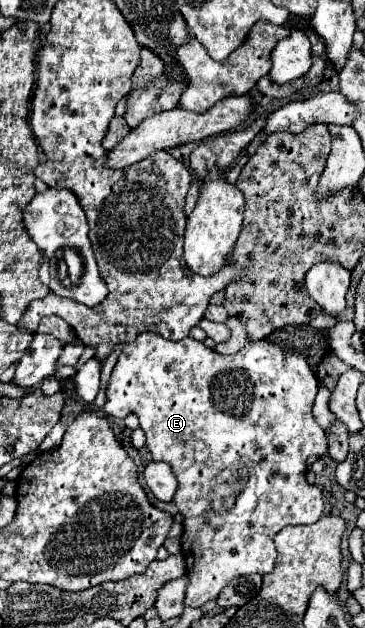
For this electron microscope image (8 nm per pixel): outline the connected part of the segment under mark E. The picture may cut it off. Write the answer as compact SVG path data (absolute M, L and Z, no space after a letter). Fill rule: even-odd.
M143 332L139 334L131 344L125 344L119 360L111 372L111 380L107 386L107 402L105 402L105 412L115 416L115 418L125 418L127 414L135 414L139 418L139 424L145 432L145 436L149 438L149 452L153 456L153 460L163 460L171 466L179 488L175 492L175 506L179 508L179 512L185 516L185 530L183 530L183 556L187 562L187 576L189 576L189 588L187 588L187 596L185 596L185 606L203 606L205 602L217 598L221 594L221 590L237 576L249 576L249 574L269 574L275 566L275 544L273 544L273 536L285 528L285 526L295 526L295 524L313 524L321 518L323 514L323 496L321 490L313 484L307 482L307 460L311 456L319 456L325 454L327 450L327 438L323 428L317 424L315 416L313 416L313 400L317 394L319 382L315 378L315 374L311 372L307 360L303 354L299 352L289 352L285 348L281 348L277 342L271 342L267 338L259 340L259 342L249 342L247 346L243 346L243 350L239 350L237 354L231 356L223 356L217 354L215 350L207 348L203 342L193 340L193 338L183 338L179 342L173 340L165 340L161 336L155 336L153 332Z

